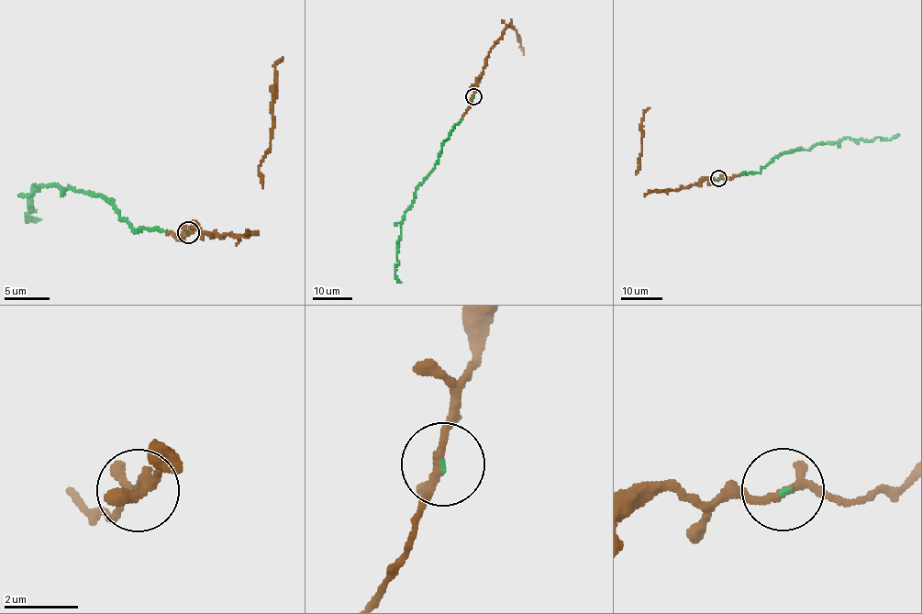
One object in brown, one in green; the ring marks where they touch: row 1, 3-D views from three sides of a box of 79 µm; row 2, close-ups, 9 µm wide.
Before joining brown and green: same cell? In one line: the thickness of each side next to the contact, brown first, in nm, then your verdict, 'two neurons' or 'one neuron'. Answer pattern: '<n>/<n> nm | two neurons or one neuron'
180/50 nm | one neuron

